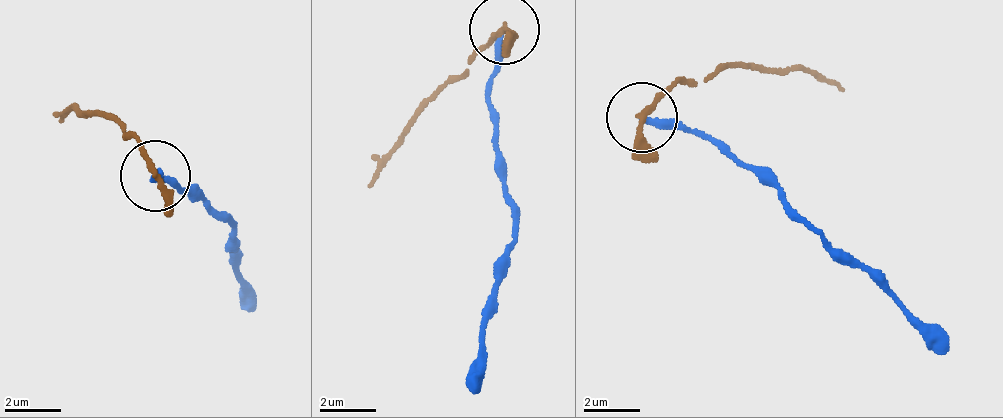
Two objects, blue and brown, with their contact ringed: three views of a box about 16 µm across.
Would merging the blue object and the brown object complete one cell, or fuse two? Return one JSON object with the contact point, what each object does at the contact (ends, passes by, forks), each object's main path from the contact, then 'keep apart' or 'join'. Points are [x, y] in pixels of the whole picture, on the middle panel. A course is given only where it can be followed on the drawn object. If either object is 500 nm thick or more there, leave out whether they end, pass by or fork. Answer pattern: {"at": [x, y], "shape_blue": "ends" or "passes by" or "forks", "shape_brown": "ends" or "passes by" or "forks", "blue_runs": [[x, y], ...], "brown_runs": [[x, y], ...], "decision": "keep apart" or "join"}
{"at": [504, 28], "shape_blue": "ends", "shape_brown": "passes by", "blue_runs": [[505, 31], [488, 95], [495, 164], [514, 208], [474, 393]], "brown_runs": [[505, 31], [454, 77], [370, 184]], "decision": "keep apart"}

